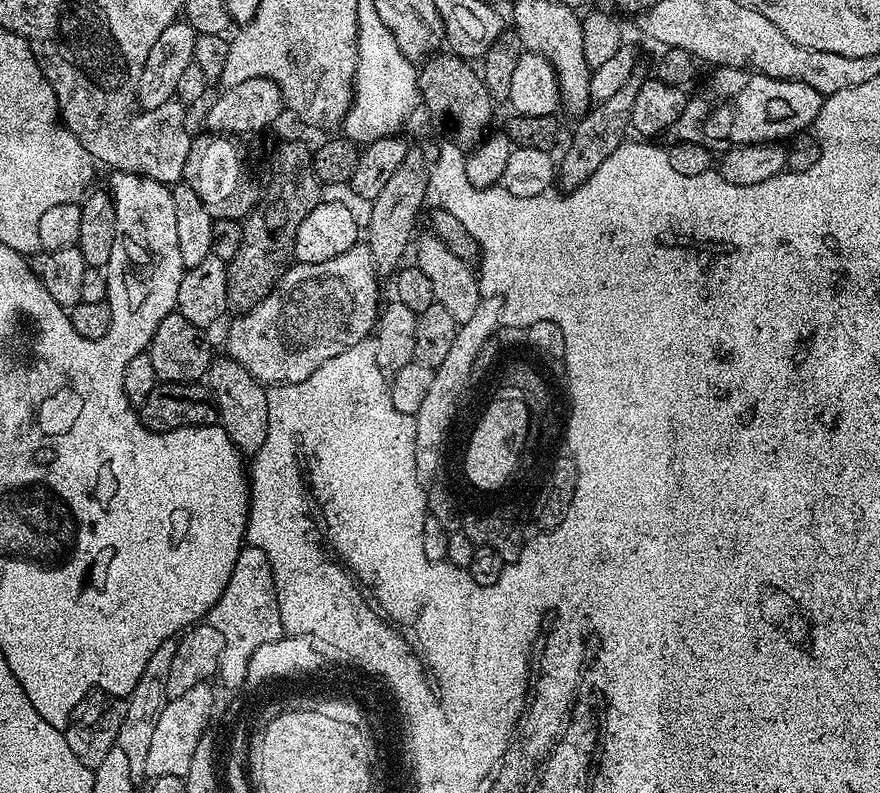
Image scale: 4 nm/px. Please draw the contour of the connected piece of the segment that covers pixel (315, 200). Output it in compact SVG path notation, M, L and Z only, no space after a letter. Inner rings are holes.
M284 140L272 152L272 181L266 184L266 199L253 208L243 221L244 233L240 236L240 249L227 261L228 307L237 313L249 312L258 306L276 288L284 273L292 267L295 254L295 234L307 214L322 201L322 185L312 169L313 149L300 140Z

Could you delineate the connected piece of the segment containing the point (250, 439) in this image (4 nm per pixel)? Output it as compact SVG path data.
M231 358L213 359L206 375L206 384L211 389L212 396L216 400L217 414L219 416L220 427L226 430L226 434L234 442L234 446L239 448L241 453L254 454L266 442L266 430L268 429L268 388L261 384L246 370L246 366L239 364L237 360Z

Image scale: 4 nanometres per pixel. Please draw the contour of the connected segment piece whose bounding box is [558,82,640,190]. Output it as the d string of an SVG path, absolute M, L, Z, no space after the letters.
M636 82L621 86L610 98L599 101L595 107L579 117L580 125L572 128L570 150L566 150L566 158L558 161L558 184L561 189L580 187L587 176L594 174L594 170L598 170L598 166L602 166L602 162L606 162L606 158L610 158L610 154L614 154L614 150L625 143L624 131L629 131L632 123L634 101L638 98L639 89L640 84Z

